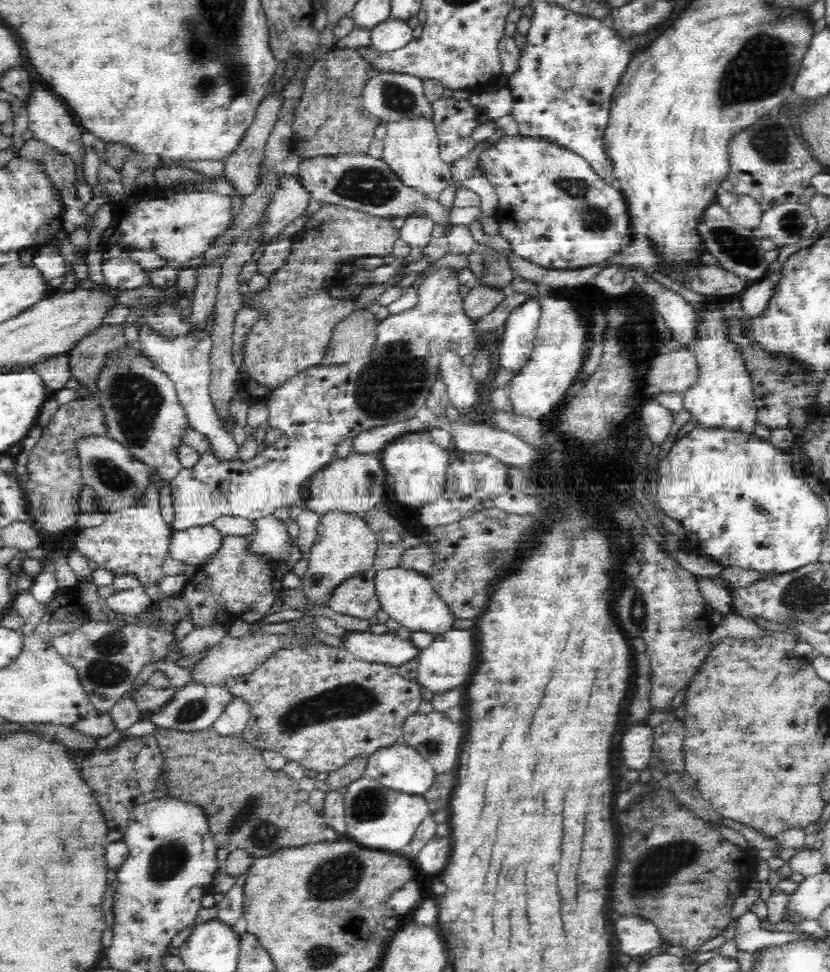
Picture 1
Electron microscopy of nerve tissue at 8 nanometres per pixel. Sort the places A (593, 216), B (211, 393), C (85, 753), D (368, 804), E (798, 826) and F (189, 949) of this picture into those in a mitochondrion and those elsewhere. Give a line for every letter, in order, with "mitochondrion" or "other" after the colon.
A: mitochondrion
B: other
C: other
D: mitochondrion
E: other
F: other

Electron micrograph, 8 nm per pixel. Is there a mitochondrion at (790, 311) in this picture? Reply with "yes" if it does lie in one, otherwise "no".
no

